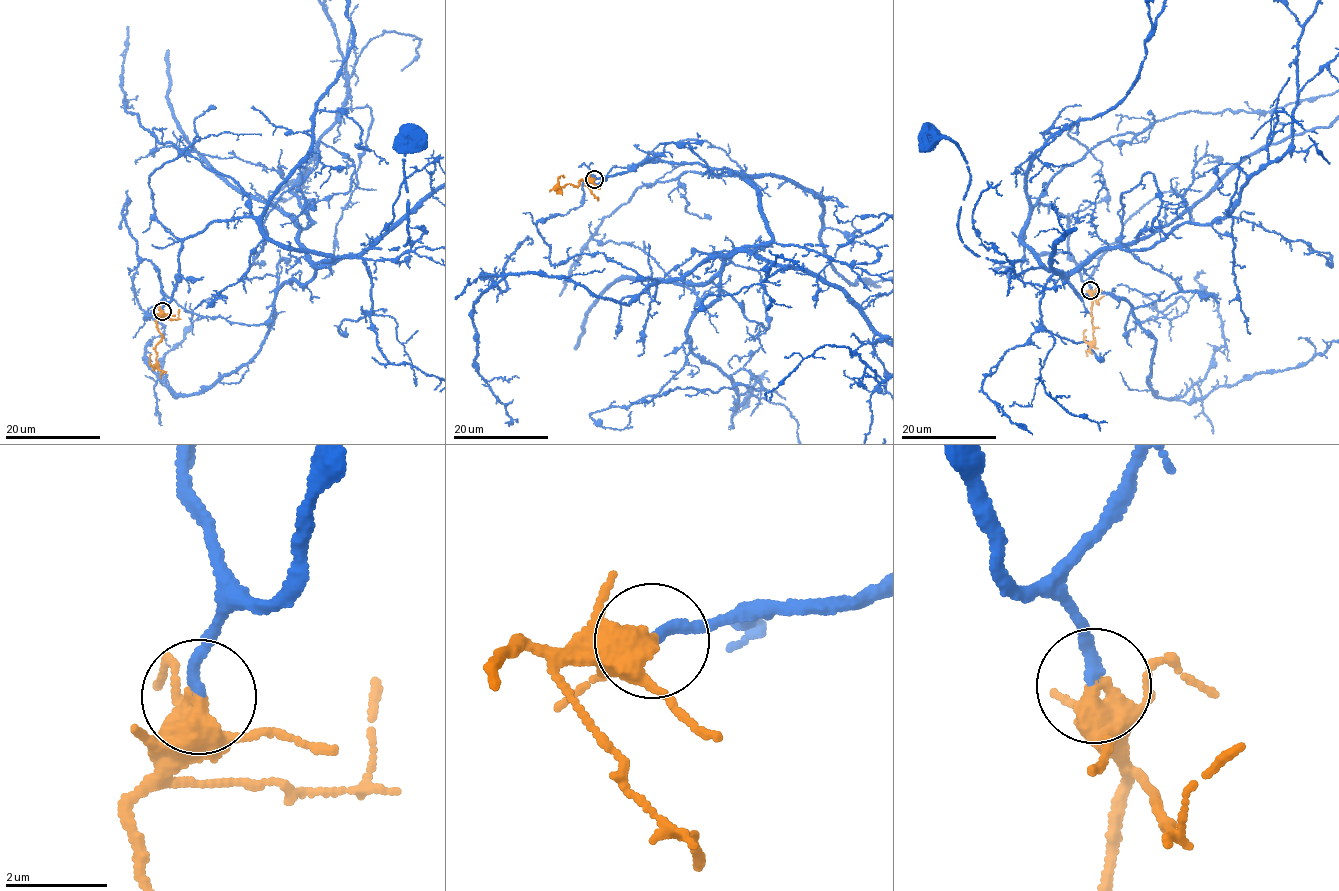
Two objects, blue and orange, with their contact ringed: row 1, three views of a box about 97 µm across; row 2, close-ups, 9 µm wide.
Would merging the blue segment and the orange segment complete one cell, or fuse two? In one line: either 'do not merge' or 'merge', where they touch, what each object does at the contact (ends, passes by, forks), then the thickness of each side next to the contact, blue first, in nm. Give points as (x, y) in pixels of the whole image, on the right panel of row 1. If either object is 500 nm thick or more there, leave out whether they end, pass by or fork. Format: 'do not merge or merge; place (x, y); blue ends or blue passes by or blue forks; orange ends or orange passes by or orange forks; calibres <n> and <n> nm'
merge; place (1090, 290); blue ends; orange passes by; calibres 240 and 400 nm

